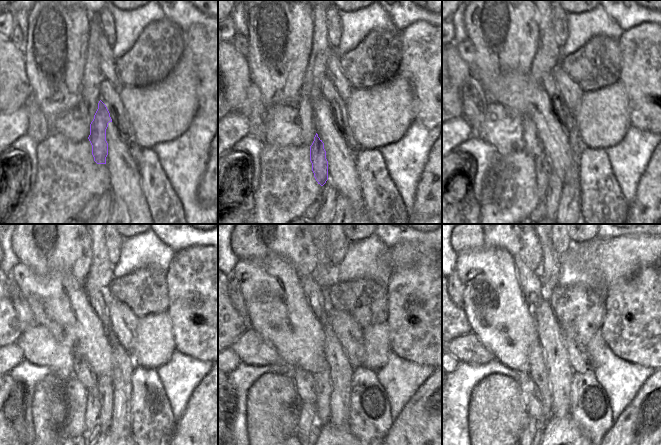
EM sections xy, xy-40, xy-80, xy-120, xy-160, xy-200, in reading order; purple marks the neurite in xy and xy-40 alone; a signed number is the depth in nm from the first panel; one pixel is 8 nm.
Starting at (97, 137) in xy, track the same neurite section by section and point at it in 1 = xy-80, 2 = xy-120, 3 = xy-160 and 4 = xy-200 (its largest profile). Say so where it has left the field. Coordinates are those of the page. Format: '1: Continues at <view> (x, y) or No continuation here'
1: Continues at xy-80 (543, 168)
2: Continues at xy-120 (93, 402)
3: Continues at xy-160 (308, 422)
4: Continues at xy-200 (533, 425).

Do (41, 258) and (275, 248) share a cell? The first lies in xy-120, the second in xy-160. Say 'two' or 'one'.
one

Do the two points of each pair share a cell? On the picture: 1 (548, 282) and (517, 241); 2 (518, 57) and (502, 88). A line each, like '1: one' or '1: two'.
1: two
2: two

